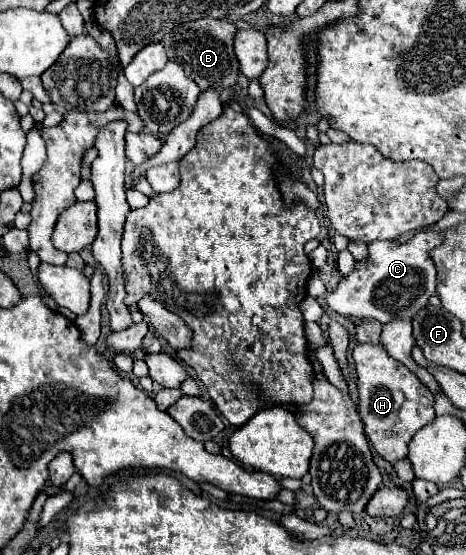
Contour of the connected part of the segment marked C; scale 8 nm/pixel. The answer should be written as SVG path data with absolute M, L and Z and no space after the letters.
M437 231L417 233L407 243L397 241L373 241L367 245L369 255L365 261L355 261L355 269L343 277L337 289L327 295L327 304L342 317L355 325L365 319L375 319L379 323L389 323L393 319L413 319L421 311L429 297L435 293L435 267L429 259L429 249L441 243Z

